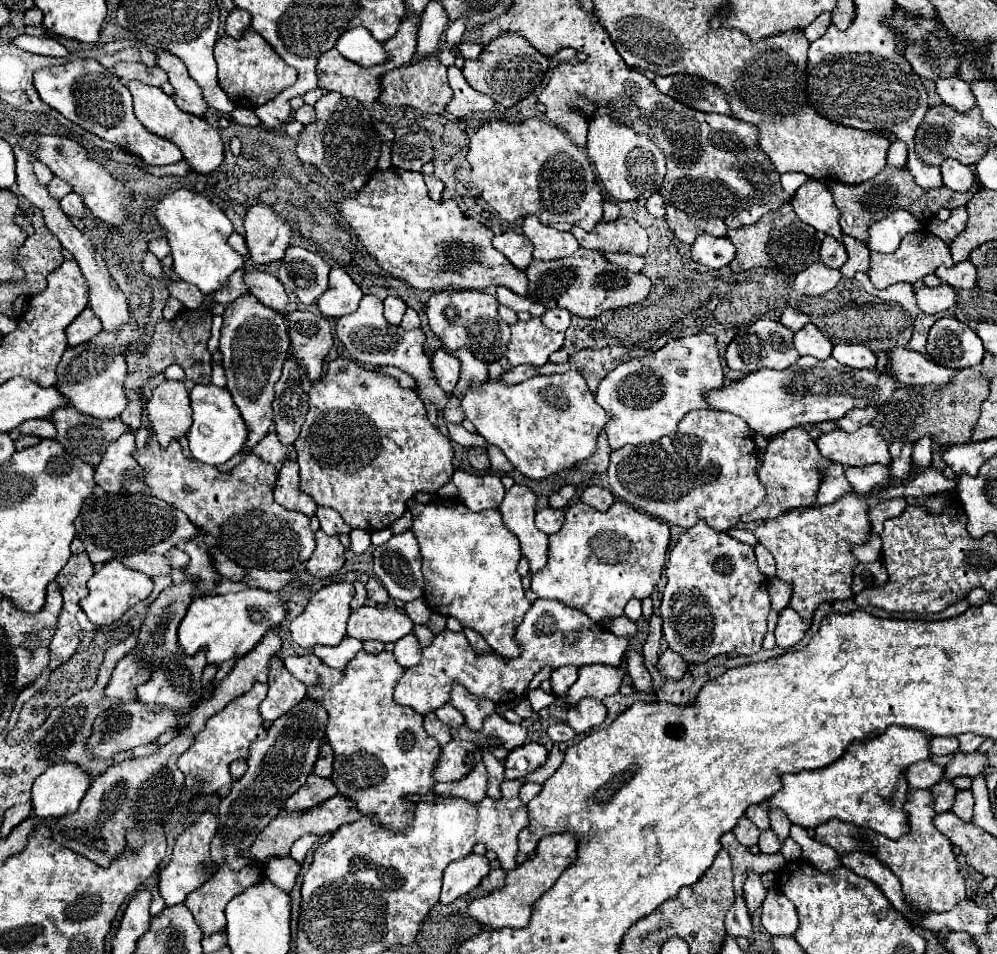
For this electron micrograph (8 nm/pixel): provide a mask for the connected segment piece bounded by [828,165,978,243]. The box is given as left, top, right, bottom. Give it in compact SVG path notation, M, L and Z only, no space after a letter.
M886 165L874 179L868 179L868 181L858 183L858 185L846 185L846 183L832 181L828 185L828 189L832 191L834 203L840 209L840 227L842 227L842 231L846 235L866 243L870 223L888 217L892 211L904 209L904 211L912 213L920 223L924 223L924 221L930 221L936 215L936 211L942 209L942 207L946 207L946 209L964 207L970 201L970 197L978 191L978 183L974 183L974 187L966 193L956 193L956 191L950 191L946 187L936 187L936 189L928 191L928 189L922 189L920 185L916 185L912 173L906 167L896 169L896 167Z

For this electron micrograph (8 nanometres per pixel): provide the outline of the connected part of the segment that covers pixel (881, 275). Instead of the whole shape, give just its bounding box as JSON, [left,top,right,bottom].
[868,229,954,289]

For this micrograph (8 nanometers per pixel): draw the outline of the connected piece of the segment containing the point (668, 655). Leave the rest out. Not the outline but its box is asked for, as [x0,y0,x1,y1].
[658,649,686,681]

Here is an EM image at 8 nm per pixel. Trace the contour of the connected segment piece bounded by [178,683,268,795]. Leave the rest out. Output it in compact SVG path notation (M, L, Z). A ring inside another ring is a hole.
M256 683L256 689L258 689L258 697L254 697L254 687L232 699L220 713L216 713L212 719L208 719L206 723L206 729L196 735L192 747L180 755L180 771L184 771L184 777L186 777L186 785L196 785L196 783L202 783L202 789L200 793L216 793L220 791L222 787L228 787L230 785L230 763L236 761L236 759L248 759L248 747L252 741L256 739L262 739L266 729L262 727L262 717L258 713L258 705L262 703L262 699L266 697L266 691L268 691L268 683Z

